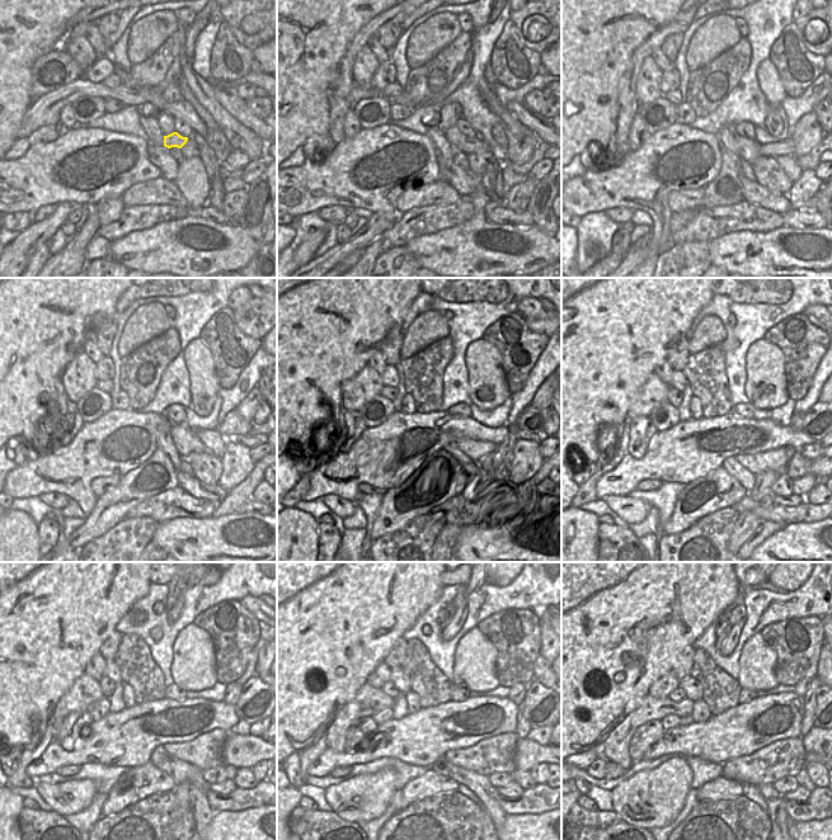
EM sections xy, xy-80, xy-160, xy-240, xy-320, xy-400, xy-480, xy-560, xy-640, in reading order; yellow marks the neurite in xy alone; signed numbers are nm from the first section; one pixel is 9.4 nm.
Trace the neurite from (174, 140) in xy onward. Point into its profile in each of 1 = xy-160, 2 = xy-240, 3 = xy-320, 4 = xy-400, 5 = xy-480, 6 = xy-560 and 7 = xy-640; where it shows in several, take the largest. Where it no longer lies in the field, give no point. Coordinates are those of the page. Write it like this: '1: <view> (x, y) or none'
1: xy-160 (786, 147)
2: xy-240 (234, 424)
3: xy-320 (531, 419)
4: xy-400 (819, 420)
5: xy-480 (250, 707)
6: xy-560 (535, 701)
7: xy-640 (819, 717)

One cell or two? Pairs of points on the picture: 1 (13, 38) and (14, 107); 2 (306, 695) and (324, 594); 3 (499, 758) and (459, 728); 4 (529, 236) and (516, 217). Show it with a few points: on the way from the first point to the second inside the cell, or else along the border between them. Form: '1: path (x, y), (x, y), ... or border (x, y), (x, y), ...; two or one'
1: path (13, 55), (13, 90); one
2: path (302, 670), (302, 638), (313, 628), (313, 619); one
3: border (507, 734), (496, 734), (466, 748), (450, 750); two
4: border (493, 222), (534, 226); two

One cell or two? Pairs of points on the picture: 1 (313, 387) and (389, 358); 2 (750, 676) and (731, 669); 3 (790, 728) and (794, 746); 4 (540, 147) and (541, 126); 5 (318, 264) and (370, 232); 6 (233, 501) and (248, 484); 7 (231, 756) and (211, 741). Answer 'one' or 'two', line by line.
1: two
2: two
3: two
4: two
5: one
6: one
7: two

